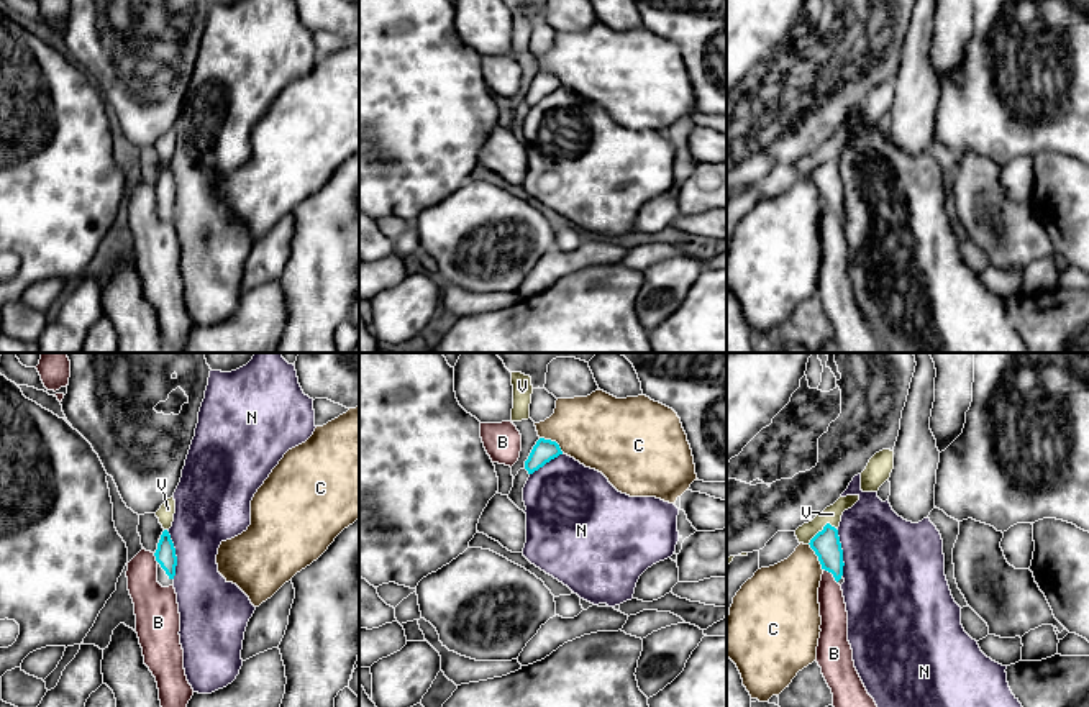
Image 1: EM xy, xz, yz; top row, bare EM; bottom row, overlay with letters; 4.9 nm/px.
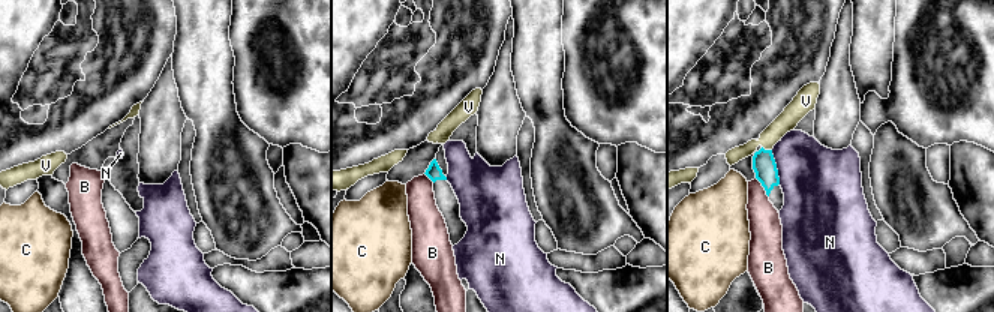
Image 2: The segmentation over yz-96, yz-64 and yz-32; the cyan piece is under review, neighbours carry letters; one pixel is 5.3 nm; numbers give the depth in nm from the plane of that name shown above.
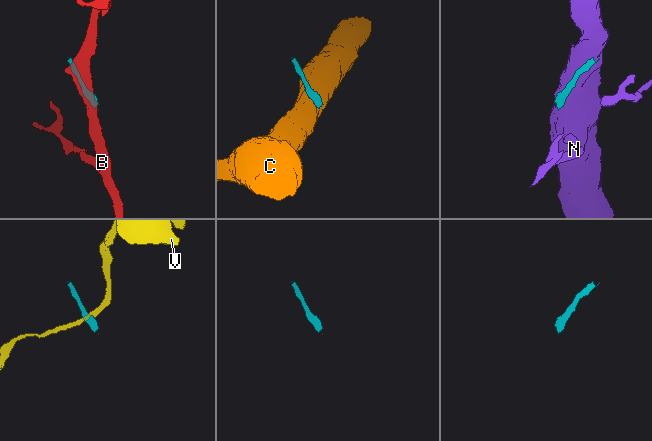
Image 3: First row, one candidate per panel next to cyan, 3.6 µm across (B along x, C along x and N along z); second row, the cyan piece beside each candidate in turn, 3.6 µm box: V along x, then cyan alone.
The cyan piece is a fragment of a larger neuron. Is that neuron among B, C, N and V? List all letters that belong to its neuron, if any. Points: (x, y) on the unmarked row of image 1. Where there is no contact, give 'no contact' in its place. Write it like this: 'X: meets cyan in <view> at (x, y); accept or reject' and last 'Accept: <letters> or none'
B: meets cyan in yz at (832, 205); reject
C: meets cyan in xz at (553, 74); reject
N: meets cyan in xy at (174, 187); reject
V: meets cyan in yz at (822, 163); reject
Accept: none

